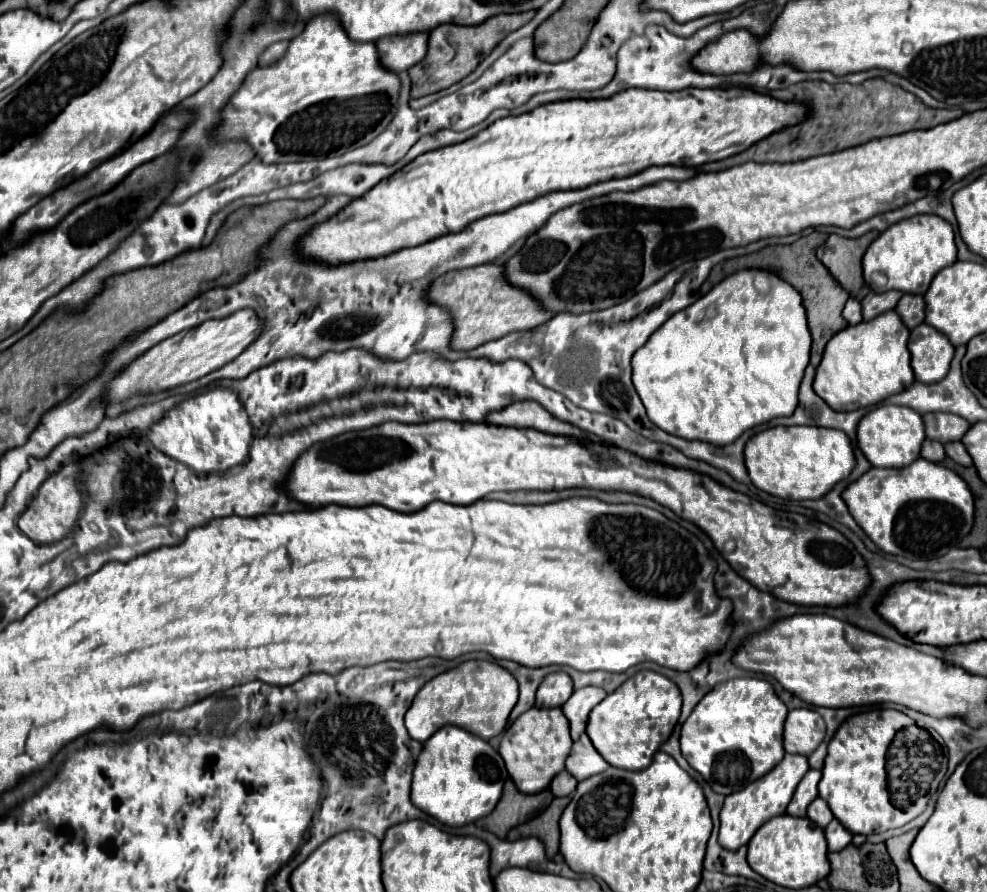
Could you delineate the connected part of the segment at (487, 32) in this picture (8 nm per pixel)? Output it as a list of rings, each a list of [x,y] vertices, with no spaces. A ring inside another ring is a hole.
[[[530,10],[524,14],[498,14],[482,22],[480,26],[456,26],[456,24],[444,24],[436,26],[430,34],[430,44],[428,44],[428,54],[422,62],[412,66],[410,78],[412,78],[412,98],[426,96],[438,90],[444,90],[462,78],[466,78],[492,50],[494,46],[504,40],[510,32],[522,28],[526,22],[530,22],[536,16],[538,10]],[[472,62],[472,68],[470,68]]]

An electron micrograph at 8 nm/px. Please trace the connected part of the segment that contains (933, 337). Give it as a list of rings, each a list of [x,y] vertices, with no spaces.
[[[920,324],[910,330],[908,350],[912,354],[912,370],[918,382],[940,382],[948,374],[948,362],[952,360],[954,346],[944,334],[928,324]]]

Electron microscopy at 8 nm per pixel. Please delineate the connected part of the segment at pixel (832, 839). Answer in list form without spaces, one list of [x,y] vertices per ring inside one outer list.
[[[834,818],[826,826],[826,840],[828,840],[828,850],[842,850],[852,842],[852,834]]]

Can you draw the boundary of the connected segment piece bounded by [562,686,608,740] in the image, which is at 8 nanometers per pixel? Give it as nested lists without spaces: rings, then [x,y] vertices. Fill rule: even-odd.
[[[586,686],[580,688],[572,694],[572,698],[568,698],[568,702],[562,706],[568,722],[570,722],[570,732],[572,732],[572,740],[578,740],[580,734],[586,730],[586,722],[588,722],[588,714],[592,712],[592,708],[596,704],[600,704],[608,694],[604,690],[600,690],[598,686]]]

